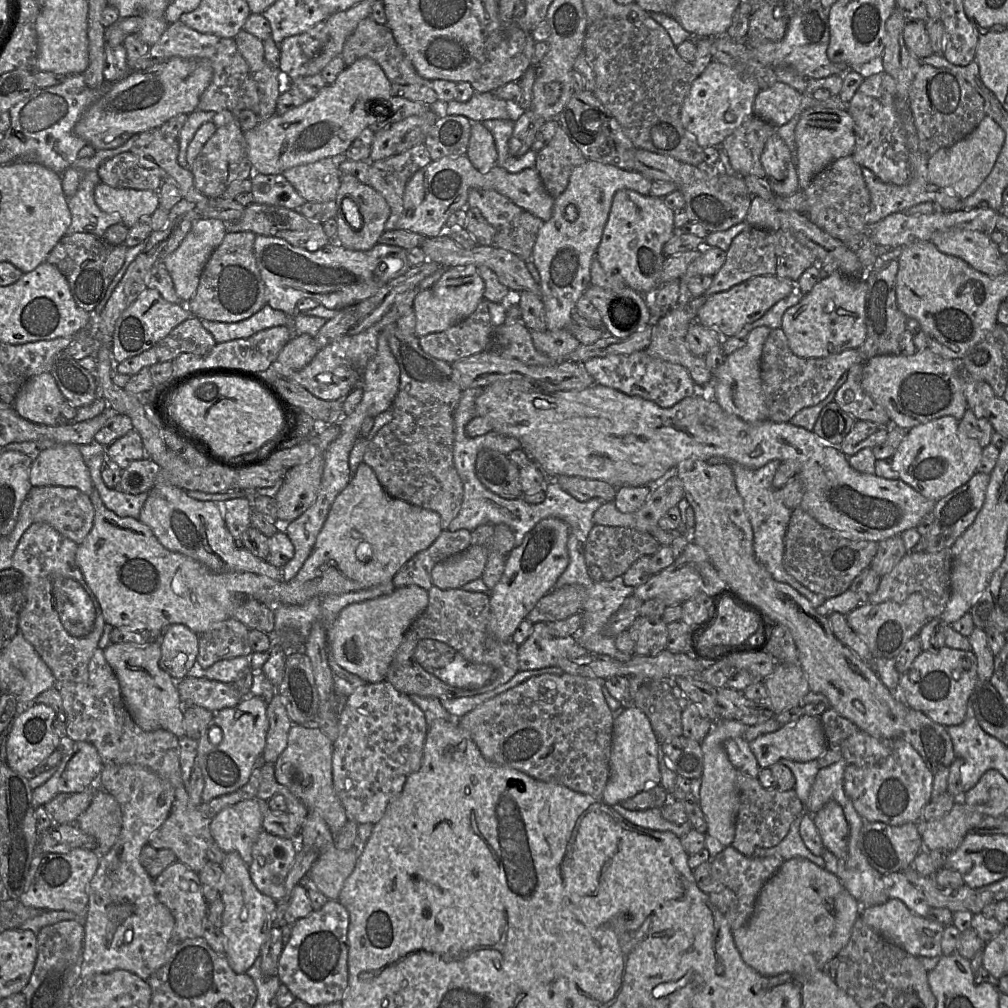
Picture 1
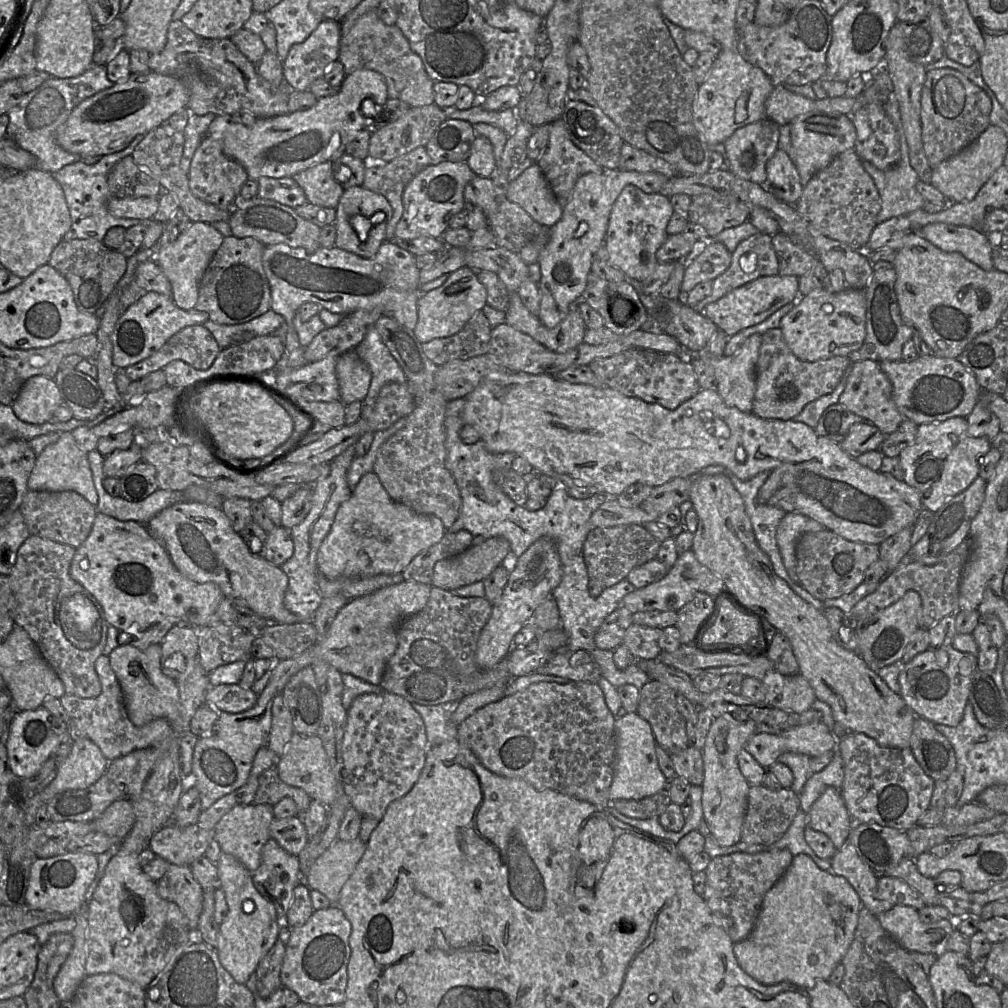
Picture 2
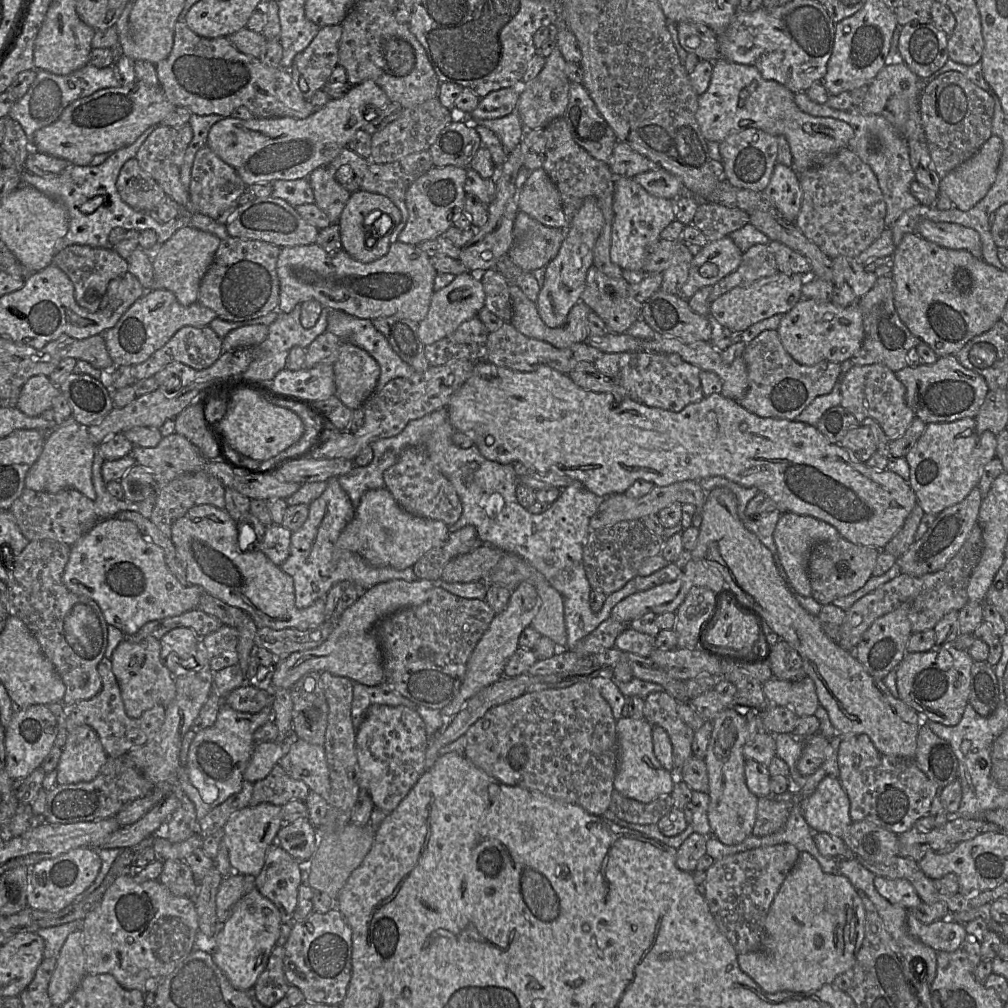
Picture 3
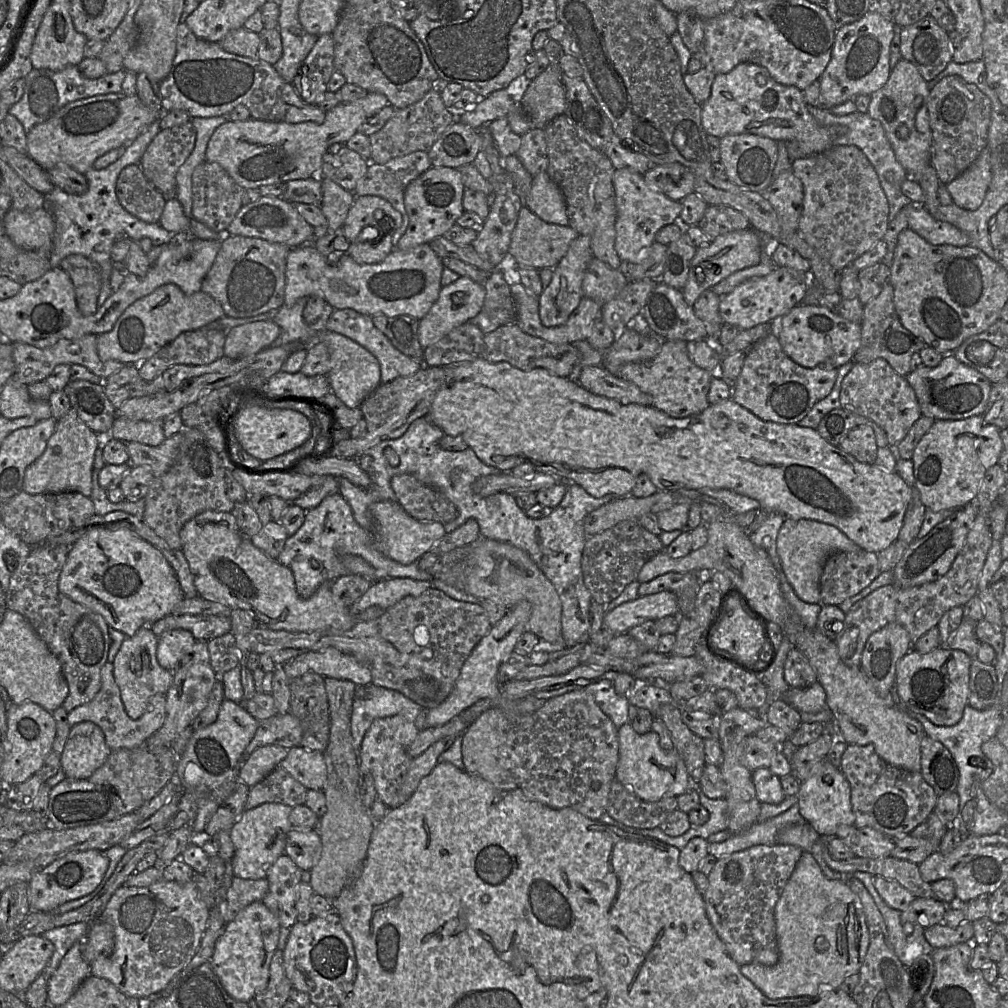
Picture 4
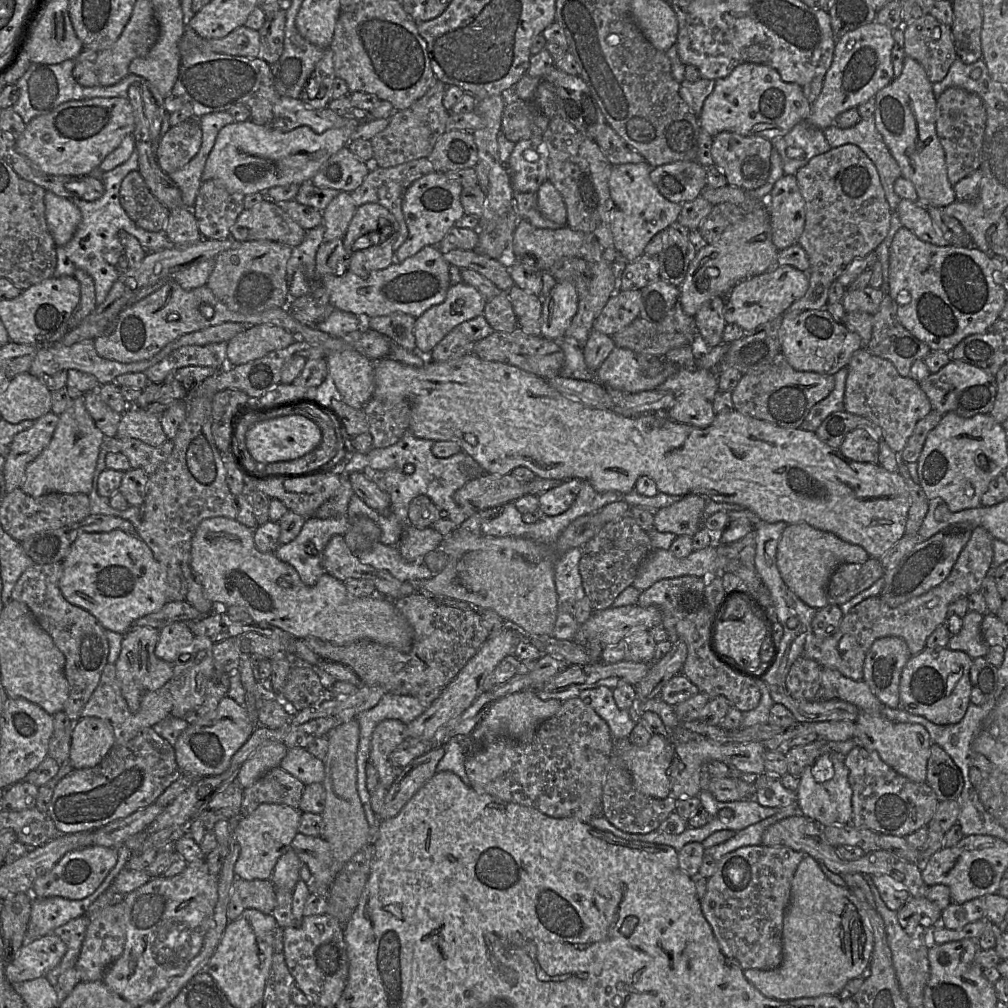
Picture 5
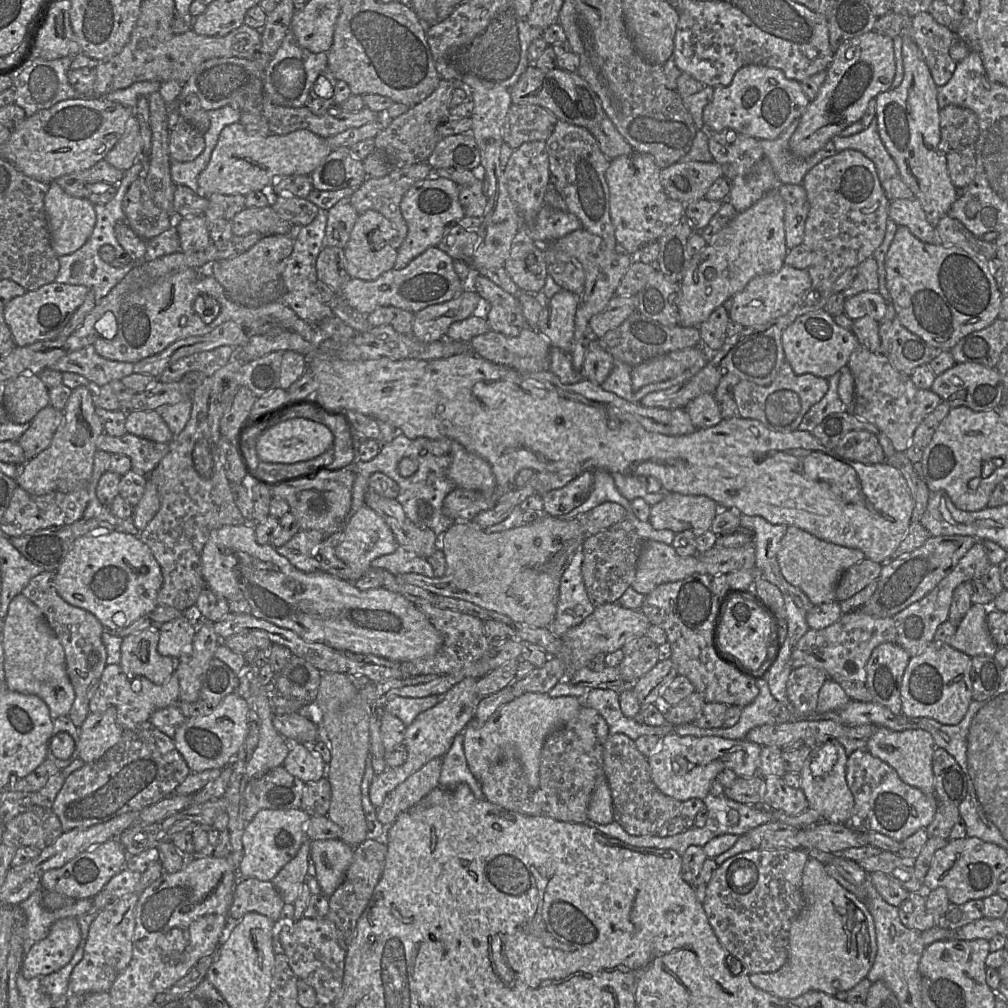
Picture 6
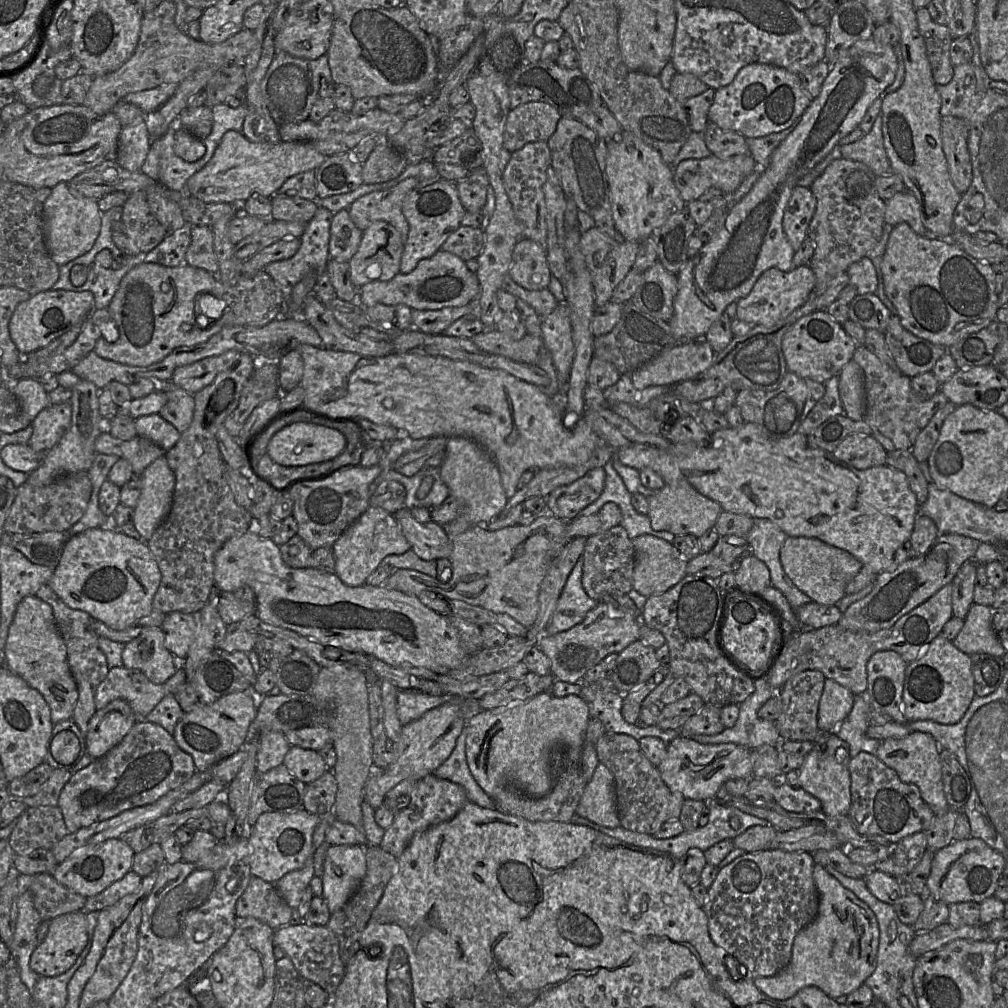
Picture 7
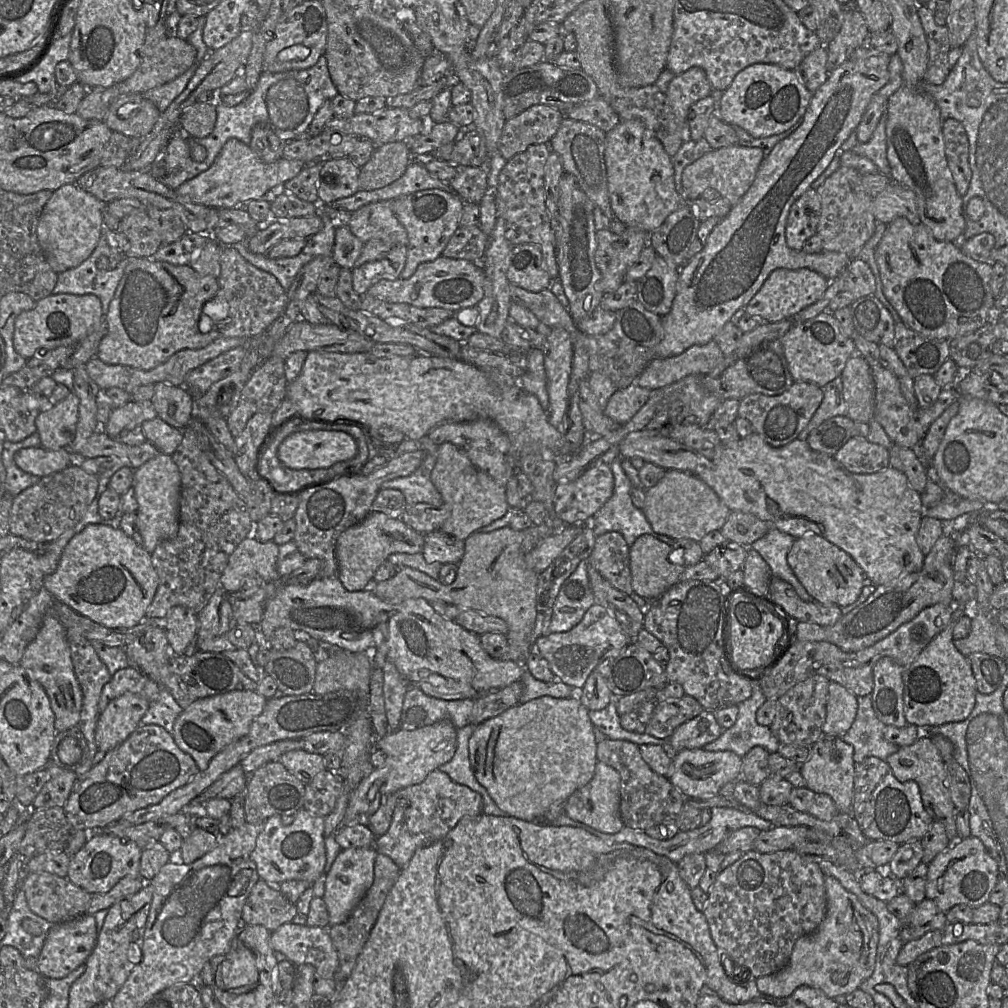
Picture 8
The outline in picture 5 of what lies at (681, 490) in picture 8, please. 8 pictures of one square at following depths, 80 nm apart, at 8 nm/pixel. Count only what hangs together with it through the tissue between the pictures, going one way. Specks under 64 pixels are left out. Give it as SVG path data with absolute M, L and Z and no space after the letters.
M690 494L654 512L654 528L659 532L693 537L703 526L707 499Z

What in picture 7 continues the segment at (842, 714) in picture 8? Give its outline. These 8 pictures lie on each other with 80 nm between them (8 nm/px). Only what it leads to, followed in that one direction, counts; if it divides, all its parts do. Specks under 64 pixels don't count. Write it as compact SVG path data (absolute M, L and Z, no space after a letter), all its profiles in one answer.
M826 678L819 703L818 728L832 733L850 714L855 695L833 679Z

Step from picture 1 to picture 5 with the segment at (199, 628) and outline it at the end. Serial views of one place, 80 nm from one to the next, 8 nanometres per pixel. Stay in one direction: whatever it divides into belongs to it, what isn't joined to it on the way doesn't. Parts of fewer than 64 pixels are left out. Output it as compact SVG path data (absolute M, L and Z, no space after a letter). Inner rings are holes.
M407 525L403 528L397 547L405 560L418 561L429 552L440 548L444 538L432 527L417 528ZM121 530L81 534L62 562L59 588L69 603L90 612L105 629L124 635L135 621L159 611L169 601L166 569L156 560L152 550L138 535L130 535Z

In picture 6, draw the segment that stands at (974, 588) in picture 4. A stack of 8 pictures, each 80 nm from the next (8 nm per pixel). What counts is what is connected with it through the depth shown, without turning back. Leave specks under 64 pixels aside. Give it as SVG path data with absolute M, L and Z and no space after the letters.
M976 541L953 571L931 592L897 614L875 618L855 609L843 614L837 622L824 629L809 629L791 654L792 670L810 665L823 670L828 678L837 683L848 680L865 684L866 664L874 648L882 643L892 643L903 648L910 657L918 655L924 647L933 642L938 626L948 620L954 590L963 582L982 578L990 566L983 542Z

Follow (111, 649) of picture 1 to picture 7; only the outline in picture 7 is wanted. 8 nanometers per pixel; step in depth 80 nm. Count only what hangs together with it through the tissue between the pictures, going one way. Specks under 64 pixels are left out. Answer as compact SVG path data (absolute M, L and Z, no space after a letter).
M162 627L147 628L126 643L122 659L124 667L140 670L155 684L167 682L177 671L174 655L165 646Z

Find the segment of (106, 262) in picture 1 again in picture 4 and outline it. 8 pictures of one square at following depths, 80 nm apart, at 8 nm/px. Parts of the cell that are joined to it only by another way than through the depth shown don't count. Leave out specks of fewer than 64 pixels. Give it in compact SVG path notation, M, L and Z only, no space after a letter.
M71 254L61 261L59 268L67 272L73 283L79 311L85 316L94 315L102 285L99 267L83 255Z

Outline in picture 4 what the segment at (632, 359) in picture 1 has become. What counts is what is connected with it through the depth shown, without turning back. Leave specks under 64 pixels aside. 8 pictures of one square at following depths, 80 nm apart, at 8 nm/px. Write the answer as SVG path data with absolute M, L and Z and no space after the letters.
M663 341L659 354L649 361L629 362L618 371L617 377L634 383L640 390L653 397L652 407L670 417L682 419L698 415L709 407L708 391L715 373L697 367L690 359L687 342Z

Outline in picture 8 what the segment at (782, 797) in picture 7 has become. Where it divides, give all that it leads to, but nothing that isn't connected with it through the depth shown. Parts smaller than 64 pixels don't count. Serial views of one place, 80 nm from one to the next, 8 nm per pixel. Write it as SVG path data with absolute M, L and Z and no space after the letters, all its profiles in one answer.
M793 788L788 805L799 812L808 813L826 821L839 814L833 800L828 795L815 793L808 788Z

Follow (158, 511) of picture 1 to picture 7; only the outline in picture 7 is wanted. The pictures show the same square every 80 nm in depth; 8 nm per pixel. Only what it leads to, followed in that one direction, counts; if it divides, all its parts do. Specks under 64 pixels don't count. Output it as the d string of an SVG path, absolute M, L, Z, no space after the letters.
M250 529L243 535L228 540L216 553L214 563L214 581L217 590L235 592L244 585L250 586L255 593L256 615L262 621L274 626L292 630L311 641L317 641L325 646L341 648L349 652L358 652L373 656L392 666L411 665L414 667L424 667L438 675L447 674L449 671L458 668L468 657L466 651L461 645L459 632L457 628L450 623L448 617L426 607L420 602L417 596L388 589L384 586L369 586L364 584L362 586L352 587L342 582L335 573L327 573L314 568L291 568L284 562L279 546L276 545L272 539L262 539L259 537L255 529Z

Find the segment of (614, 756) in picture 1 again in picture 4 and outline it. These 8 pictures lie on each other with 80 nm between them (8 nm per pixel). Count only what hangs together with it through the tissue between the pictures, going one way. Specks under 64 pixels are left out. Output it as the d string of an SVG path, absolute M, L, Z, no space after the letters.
M630 722L618 728L618 763L615 779L647 802L665 797L678 797L694 787L685 762L677 751L662 749L659 736L653 730L645 734L636 733Z

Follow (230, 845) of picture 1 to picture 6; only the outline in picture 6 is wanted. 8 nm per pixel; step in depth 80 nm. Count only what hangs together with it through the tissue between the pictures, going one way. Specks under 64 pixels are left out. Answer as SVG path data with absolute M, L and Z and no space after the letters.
M301 808L260 810L254 819L246 824L242 836L243 858L239 866L239 877L272 881L277 873L297 855L306 839L305 827L310 818Z

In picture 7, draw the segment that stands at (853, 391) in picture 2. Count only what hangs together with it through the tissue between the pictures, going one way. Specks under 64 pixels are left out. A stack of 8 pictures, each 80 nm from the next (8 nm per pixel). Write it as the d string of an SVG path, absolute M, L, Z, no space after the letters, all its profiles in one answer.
M864 345L857 346L852 359L864 372L866 410L863 421L889 438L895 449L911 450L919 433L948 402L947 397L939 390L930 399L922 400L914 392L911 378L890 368Z

